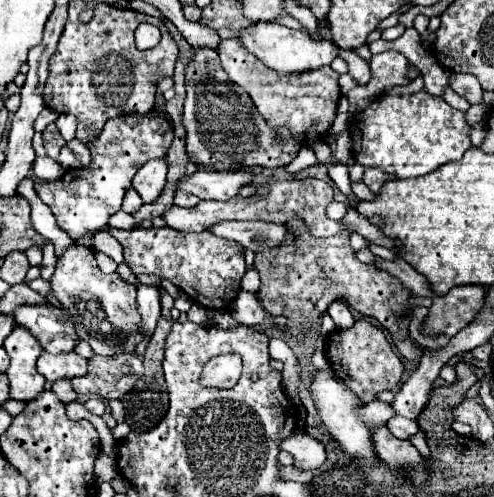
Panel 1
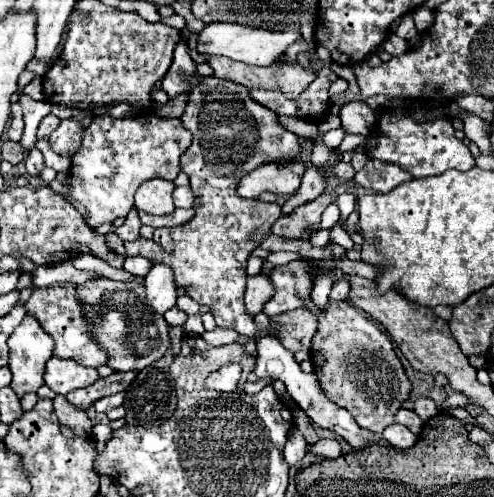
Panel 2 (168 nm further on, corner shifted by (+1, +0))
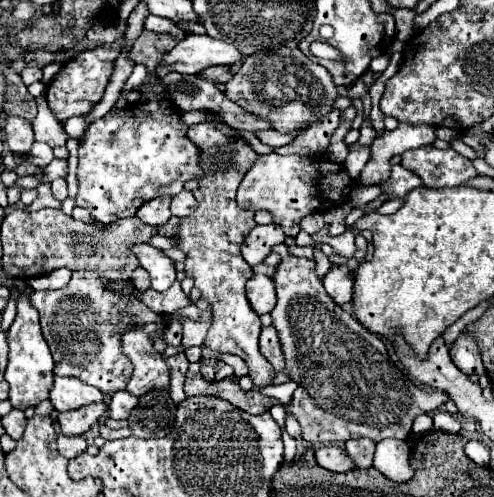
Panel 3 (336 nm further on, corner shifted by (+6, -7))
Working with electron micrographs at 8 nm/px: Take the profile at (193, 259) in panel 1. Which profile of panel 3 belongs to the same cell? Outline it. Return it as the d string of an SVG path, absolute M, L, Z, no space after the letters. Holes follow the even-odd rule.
M210 111L210 115L212 121L190 125L186 133L186 137L198 147L198 165L204 175L198 177L200 187L194 191L198 207L192 215L180 219L178 233L172 237L172 241L176 249L186 253L184 273L194 279L194 287L200 289L202 299L210 303L214 313L214 321L208 329L204 345L218 353L232 353L242 357L250 371L248 377L252 379L254 389L258 389L262 385L270 385L276 377L276 371L258 347L260 317L250 309L250 303L244 293L244 285L254 273L252 267L244 261L240 245L256 227L254 211L244 211L242 207L238 207L234 197L246 171L260 155L246 139L238 135L236 129L226 125L226 121L218 113Z

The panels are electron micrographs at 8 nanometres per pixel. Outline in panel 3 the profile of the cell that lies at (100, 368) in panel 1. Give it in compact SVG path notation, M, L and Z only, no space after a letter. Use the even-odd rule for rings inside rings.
M96 401L90 405L84 405L74 411L64 411L58 415L58 423L64 435L84 435L90 425L94 425L106 411L104 401Z

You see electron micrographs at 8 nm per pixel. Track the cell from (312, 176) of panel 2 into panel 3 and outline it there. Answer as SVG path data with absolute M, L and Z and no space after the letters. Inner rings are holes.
M278 223L258 225L242 243L242 257L250 267L254 267L266 259L266 255L270 253L270 245L282 243L284 239L284 229Z

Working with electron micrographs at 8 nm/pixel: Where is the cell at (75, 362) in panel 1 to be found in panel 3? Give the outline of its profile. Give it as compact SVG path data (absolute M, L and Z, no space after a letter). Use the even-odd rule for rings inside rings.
M54 377L54 385L50 389L50 401L56 411L70 411L94 401L102 401L102 391L90 387L74 377Z

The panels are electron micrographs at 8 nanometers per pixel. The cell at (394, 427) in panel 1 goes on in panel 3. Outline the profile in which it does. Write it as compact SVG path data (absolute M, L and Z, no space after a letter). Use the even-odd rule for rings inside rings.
M382 439L376 445L374 467L380 469L392 481L408 481L412 477L412 469L408 465L410 445L404 439Z

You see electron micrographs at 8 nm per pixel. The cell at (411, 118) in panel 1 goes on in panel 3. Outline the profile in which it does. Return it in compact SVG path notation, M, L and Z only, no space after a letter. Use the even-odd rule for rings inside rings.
M424 145L418 149L404 151L400 155L400 165L416 173L426 187L442 189L462 185L474 179L478 173L470 159L462 157L454 149L436 149L434 145Z

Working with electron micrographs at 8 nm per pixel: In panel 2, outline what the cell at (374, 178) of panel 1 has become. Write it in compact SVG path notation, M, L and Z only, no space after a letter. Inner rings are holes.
M369 160L361 172L355 174L355 182L363 188L375 192L391 192L401 182L411 180L413 176L399 168L397 164L385 164L381 160Z

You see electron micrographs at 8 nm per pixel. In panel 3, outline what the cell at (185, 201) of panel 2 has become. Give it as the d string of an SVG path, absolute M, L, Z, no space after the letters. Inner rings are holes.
M182 189L178 195L172 197L172 203L170 203L172 215L176 215L176 217L186 217L186 215L190 215L194 209L196 209L196 199L194 199L194 195L192 195L190 191Z

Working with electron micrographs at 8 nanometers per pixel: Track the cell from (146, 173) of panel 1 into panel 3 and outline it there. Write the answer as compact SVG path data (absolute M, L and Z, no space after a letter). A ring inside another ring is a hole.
M164 195L164 197L156 197L156 199L150 199L146 203L142 203L142 207L136 211L136 217L148 225L164 225L172 213L170 213L170 197Z

